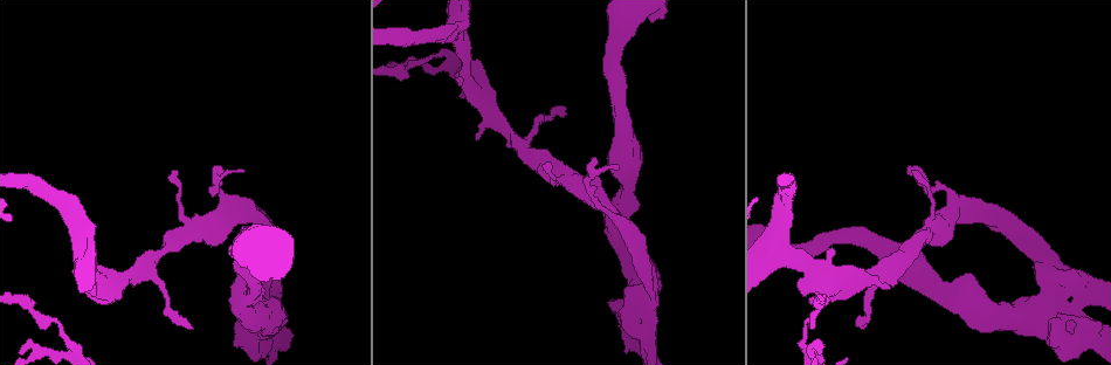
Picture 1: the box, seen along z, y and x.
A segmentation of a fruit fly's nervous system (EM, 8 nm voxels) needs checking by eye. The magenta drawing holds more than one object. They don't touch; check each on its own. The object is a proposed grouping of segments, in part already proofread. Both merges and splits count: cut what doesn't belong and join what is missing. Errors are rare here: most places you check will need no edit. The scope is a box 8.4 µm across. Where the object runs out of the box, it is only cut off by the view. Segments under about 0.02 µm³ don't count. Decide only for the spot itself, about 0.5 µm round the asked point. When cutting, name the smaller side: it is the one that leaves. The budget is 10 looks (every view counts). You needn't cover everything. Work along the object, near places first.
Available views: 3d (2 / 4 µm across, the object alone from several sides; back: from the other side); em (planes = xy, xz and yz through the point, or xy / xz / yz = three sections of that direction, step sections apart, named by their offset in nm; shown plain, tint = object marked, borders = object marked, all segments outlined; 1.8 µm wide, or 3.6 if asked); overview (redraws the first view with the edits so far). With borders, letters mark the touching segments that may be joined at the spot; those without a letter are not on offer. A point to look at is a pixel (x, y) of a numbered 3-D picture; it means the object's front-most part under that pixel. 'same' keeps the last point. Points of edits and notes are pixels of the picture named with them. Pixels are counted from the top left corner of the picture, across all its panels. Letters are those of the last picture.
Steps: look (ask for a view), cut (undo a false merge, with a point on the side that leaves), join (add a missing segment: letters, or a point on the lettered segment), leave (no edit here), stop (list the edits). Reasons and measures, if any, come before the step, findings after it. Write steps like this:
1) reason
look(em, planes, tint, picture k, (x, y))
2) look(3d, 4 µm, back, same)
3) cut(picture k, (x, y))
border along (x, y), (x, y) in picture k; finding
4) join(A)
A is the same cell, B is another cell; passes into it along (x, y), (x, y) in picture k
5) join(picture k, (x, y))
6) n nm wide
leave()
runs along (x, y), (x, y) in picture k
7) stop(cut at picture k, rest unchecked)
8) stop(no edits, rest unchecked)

thin neck
look(em, xy, step 16, tint, picture 1, (618, 32))

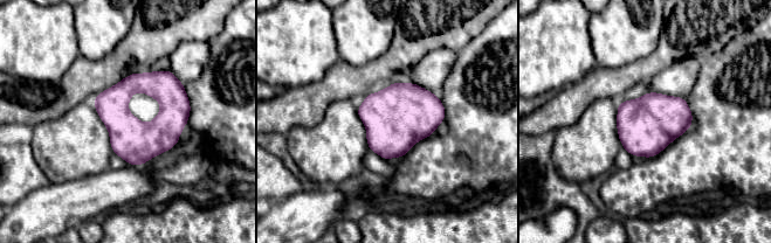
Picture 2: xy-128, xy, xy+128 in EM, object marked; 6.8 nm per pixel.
cut it another way
look(em, planes, tint, same)

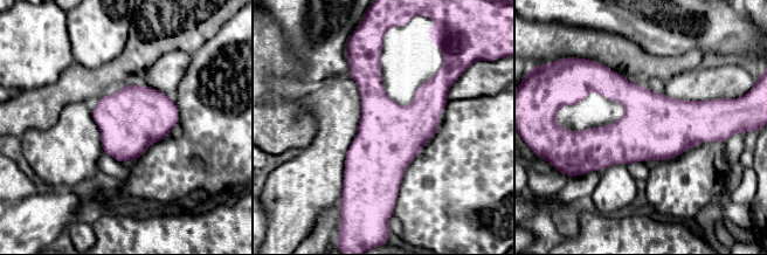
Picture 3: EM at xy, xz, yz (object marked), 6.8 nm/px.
look(em, planes, borders, same)

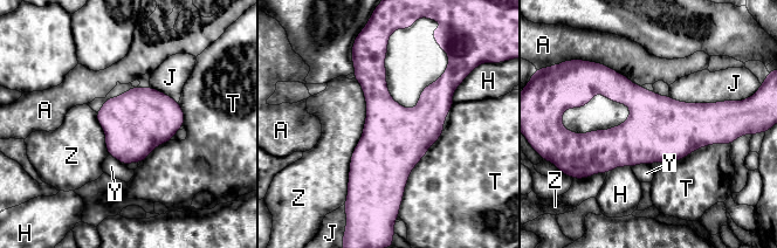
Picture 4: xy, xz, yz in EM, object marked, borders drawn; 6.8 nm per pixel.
leave()
A, H, J, T, Y and Z are other cells; border along (355, 78), (365, 122), (345, 195) in picture 4; continuous, no second neuron

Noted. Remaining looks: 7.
looks like a crossing
look(em, planes, borders, picture 1, (461, 34))

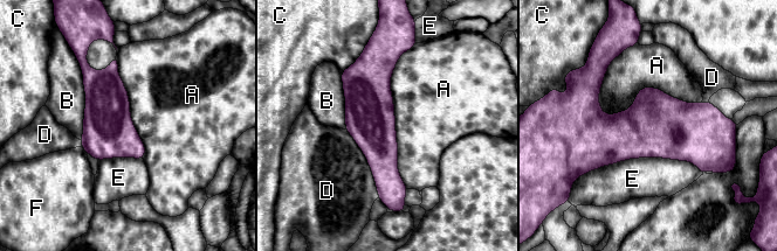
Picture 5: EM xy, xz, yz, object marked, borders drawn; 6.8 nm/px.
340 nm wide
leave()
A, B, C, D, E and F are other cells; border along (598, 92), (701, 102) in picture 5; continuous, no second neuron

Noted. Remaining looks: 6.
free end
look(em, planes, tint, picture 1, (820, 351))

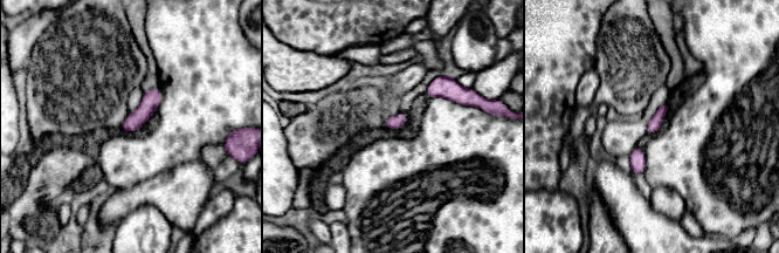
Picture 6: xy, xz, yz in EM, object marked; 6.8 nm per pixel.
look(em, planes, borders, same)

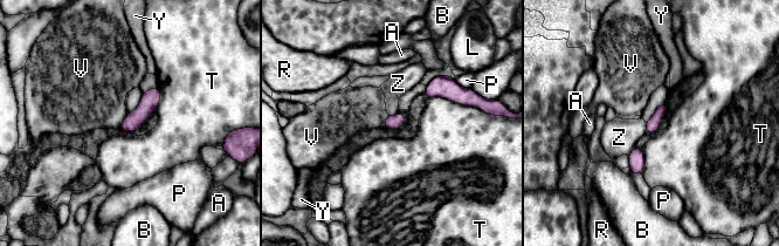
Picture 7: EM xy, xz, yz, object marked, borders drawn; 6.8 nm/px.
leave()
A, B, L, P, R, T, V, Y and Z are other cells; runs along (156, 90), (147, 106), (124, 129) in picture 7; none of them fits

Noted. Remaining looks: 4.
branch stops here
look(em, planes, borders, picture 1, (618, 167))

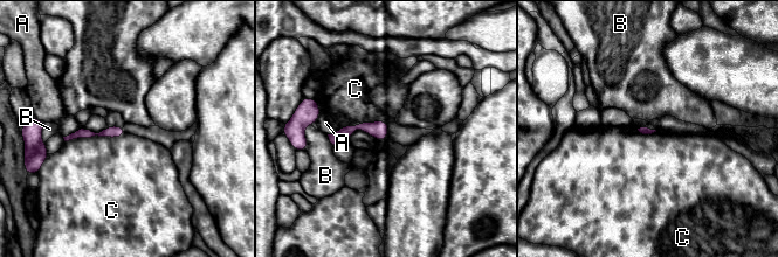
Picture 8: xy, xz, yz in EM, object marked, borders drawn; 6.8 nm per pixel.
leave()
A, B and C are other cells; runs along (385, 125), (355, 126), (331, 137) in picture 8; none of them fits

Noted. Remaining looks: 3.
stop(no edits, rest unchecked)

